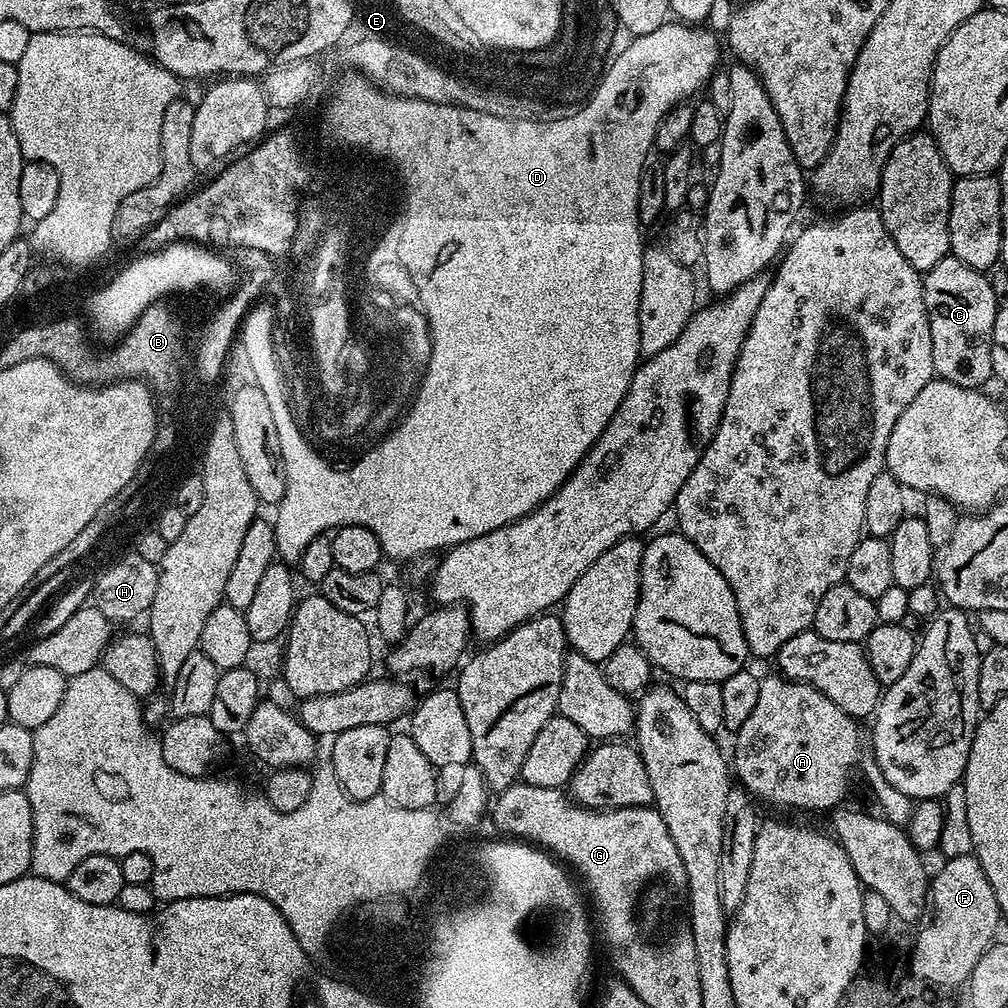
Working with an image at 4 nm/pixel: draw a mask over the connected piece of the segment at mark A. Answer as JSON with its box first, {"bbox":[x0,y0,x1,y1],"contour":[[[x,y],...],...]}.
{"bbox":[734,674,862,810],"contour":[[[779,674],[764,676],[758,690],[758,706],[742,722],[734,740],[744,744],[743,787],[757,801],[785,804],[788,808],[825,808],[831,810],[843,805],[852,784],[852,771],[856,772],[862,751],[857,717],[847,716],[838,705],[830,702],[814,686]]]}

